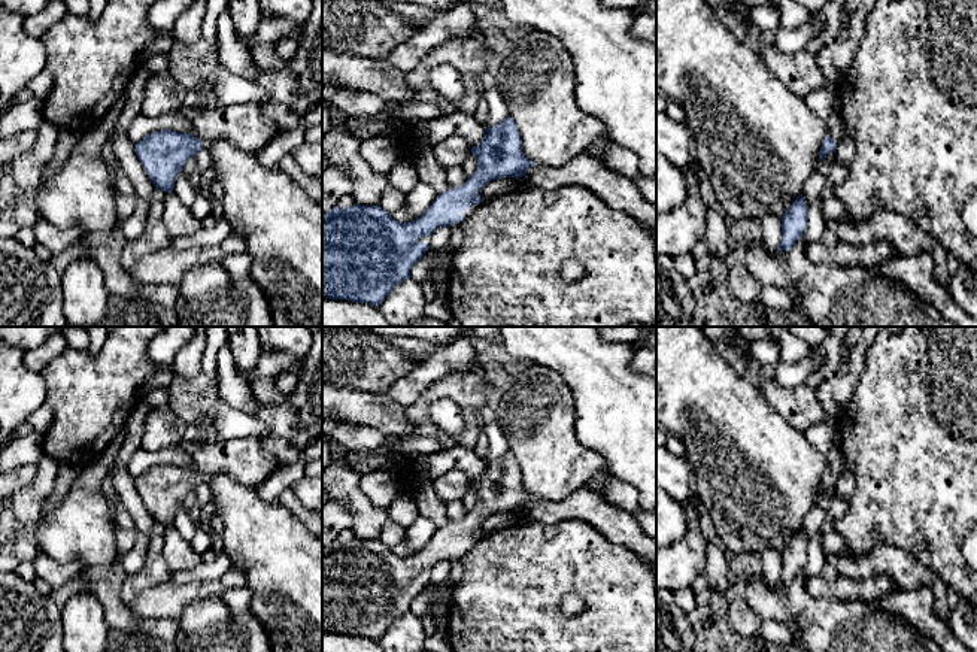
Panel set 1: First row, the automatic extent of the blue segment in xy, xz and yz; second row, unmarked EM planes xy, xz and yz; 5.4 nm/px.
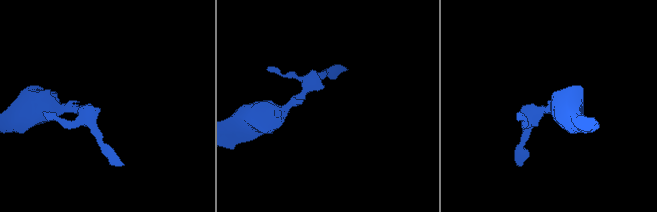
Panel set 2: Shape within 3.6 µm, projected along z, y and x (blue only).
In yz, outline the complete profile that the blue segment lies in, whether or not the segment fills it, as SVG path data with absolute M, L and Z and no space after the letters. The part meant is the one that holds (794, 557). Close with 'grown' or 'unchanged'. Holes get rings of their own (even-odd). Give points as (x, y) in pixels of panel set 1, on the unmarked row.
M799 528L782 552L780 585L789 585L795 576L802 571L808 557L808 540Z | unchanged

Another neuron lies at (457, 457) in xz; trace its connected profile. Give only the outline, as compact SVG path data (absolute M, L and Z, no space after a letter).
M453 443L434 454L415 454L413 467L431 482L450 470L462 471L473 482L485 471L486 460L480 458L474 448Z

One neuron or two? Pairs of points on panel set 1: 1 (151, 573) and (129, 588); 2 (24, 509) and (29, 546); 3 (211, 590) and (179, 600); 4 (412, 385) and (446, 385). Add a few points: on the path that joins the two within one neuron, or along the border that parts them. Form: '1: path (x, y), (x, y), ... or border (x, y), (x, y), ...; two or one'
1: path (145, 578), (134, 585); one
2: path (26, 518), (27, 537); one
3: path (203, 590), (187, 593); one
4: border (461, 372), (449, 372), (436, 379), (406, 406); two

